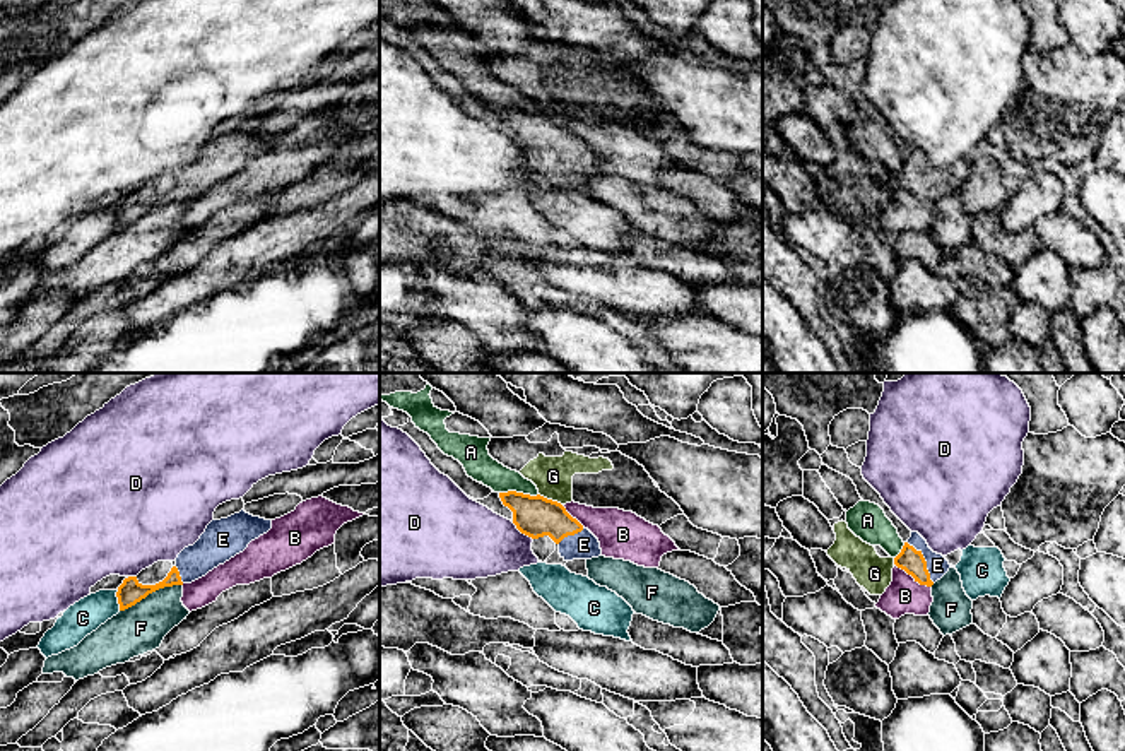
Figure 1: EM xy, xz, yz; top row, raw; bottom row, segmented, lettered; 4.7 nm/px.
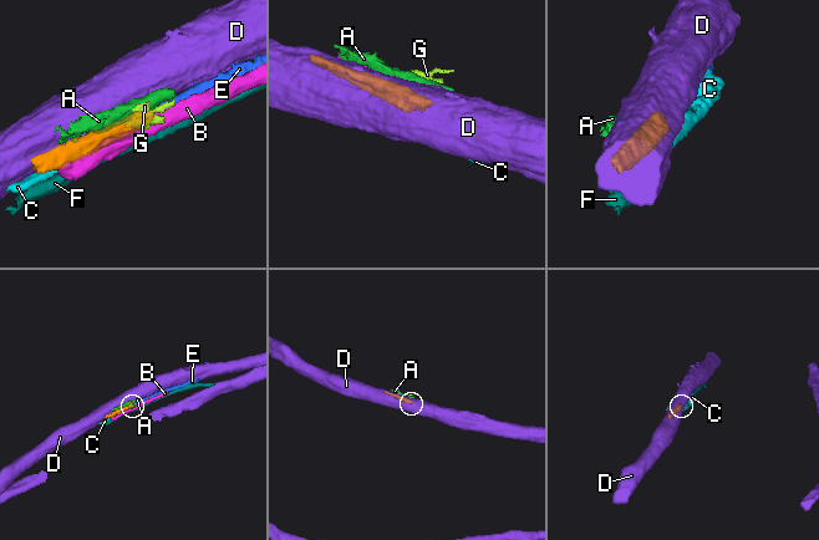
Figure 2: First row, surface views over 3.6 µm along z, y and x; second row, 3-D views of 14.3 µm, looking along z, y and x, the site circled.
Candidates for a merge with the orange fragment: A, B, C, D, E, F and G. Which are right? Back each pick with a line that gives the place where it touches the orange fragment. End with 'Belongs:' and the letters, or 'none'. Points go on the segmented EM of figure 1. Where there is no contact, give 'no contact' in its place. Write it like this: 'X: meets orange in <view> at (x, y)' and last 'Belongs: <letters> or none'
E: meets orange in yz at (925, 561)
Belongs: E

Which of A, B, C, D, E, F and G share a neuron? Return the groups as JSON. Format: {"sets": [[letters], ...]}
{"sets": [["A"], ["B"], ["C"], ["D"], ["E"], ["F"], ["G"]]}

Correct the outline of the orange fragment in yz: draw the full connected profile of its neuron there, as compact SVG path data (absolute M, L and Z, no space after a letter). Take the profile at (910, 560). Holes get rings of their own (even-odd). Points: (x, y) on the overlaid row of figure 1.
M911 532L911 537L894 558L894 565L927 587L932 587L951 568L949 561L942 554L934 553L918 532Z

